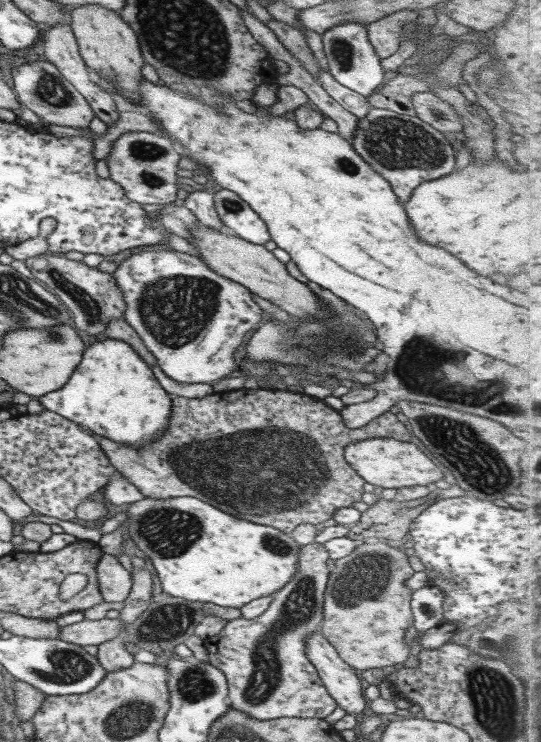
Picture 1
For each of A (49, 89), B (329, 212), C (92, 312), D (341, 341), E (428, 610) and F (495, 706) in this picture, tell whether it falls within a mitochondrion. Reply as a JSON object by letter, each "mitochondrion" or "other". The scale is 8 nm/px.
{"A":"mitochondrion","B":"other","C":"mitochondrion","D":"mitochondrion","E":"mitochondrion","F":"mitochondrion"}

